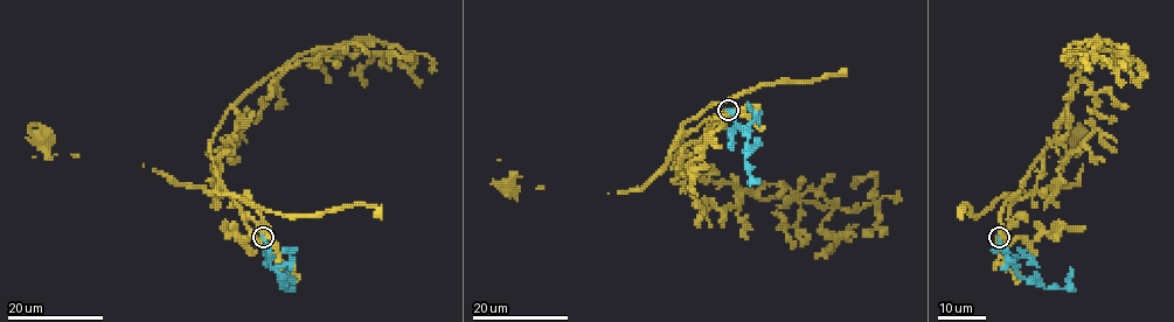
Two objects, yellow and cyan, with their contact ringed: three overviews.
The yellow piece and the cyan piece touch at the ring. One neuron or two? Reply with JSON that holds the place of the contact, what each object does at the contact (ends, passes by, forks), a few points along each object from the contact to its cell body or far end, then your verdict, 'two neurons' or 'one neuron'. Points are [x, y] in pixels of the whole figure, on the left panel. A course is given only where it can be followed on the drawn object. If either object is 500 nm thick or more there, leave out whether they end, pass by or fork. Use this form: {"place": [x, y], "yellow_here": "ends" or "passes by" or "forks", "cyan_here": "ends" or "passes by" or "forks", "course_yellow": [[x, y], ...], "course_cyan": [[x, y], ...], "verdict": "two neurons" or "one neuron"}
{"place": [263, 237], "course_yellow": [[263, 237], [250, 233], [216, 173], [210, 140], [222, 118], [299, 55], [367, 37], [409, 55], [388, 50]], "course_cyan": [[263, 238], [270, 264], [283, 279], [280, 288], [285, 285], [286, 267]], "verdict": "two neurons"}

